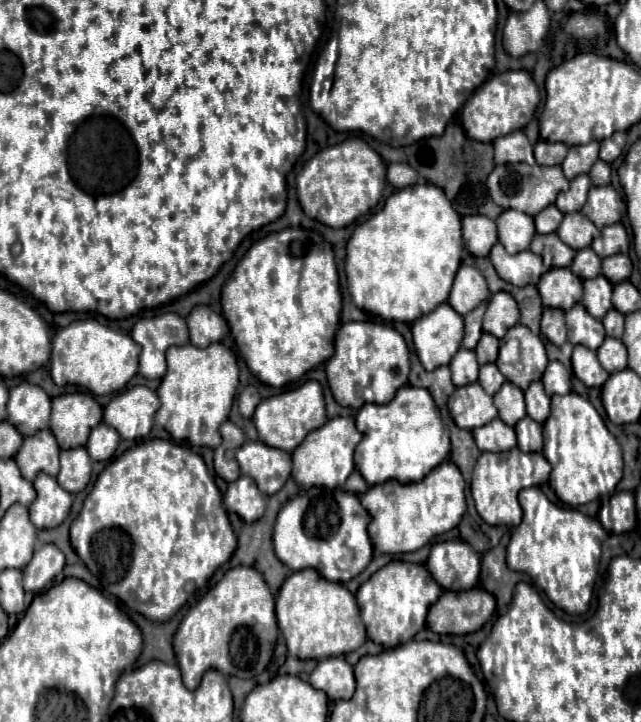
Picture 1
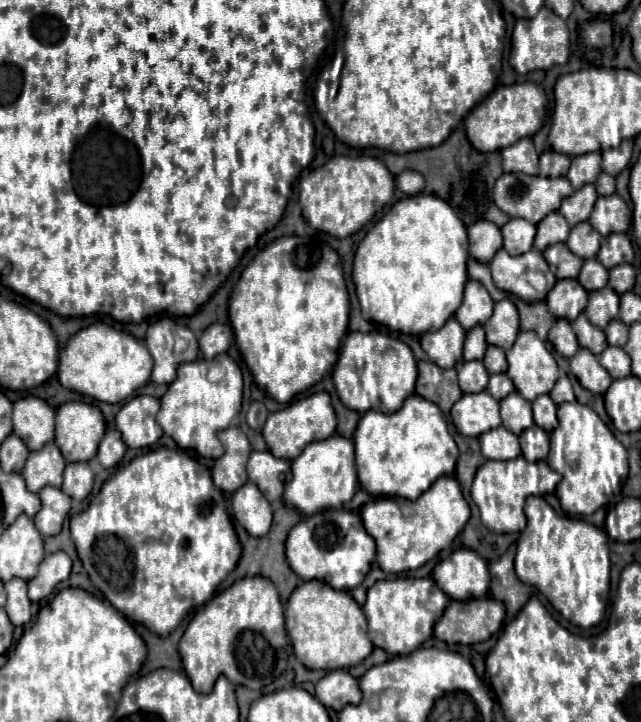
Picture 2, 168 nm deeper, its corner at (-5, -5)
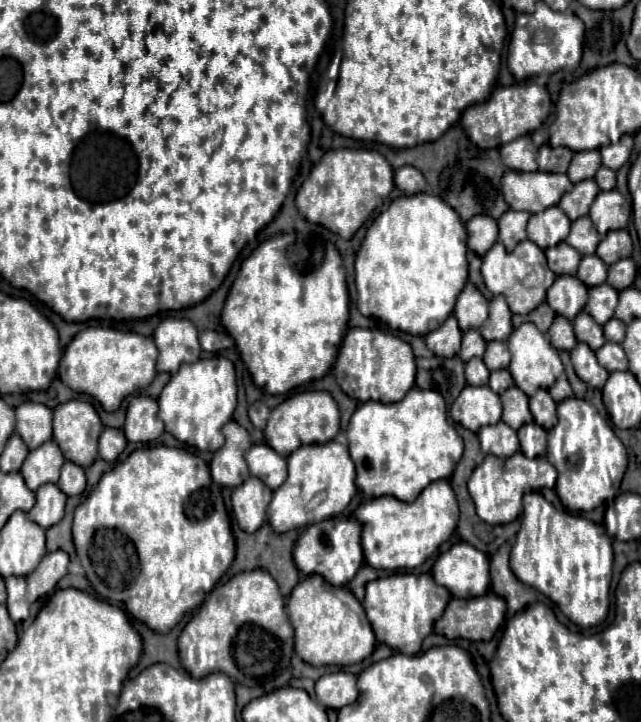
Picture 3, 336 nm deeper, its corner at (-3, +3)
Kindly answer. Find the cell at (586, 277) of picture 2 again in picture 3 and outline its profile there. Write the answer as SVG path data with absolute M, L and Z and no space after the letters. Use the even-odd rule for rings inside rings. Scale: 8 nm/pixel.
M584 256L580 266L578 266L578 274L576 274L586 286L598 286L606 282L606 264L602 264L602 260L598 260L598 256Z

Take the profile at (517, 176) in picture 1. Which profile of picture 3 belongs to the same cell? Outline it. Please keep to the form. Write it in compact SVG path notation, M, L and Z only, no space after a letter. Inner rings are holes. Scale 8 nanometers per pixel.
M508 170L506 176L502 176L502 194L506 204L528 214L536 214L550 206L556 206L562 194L572 186L574 184L566 174Z

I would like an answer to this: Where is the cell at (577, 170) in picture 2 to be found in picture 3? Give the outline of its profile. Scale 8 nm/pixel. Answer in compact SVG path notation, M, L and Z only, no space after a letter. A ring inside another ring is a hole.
M594 150L594 152L576 152L566 174L576 184L580 180L592 178L596 174L596 170L600 168L600 164L602 162L600 162L600 152L598 150Z

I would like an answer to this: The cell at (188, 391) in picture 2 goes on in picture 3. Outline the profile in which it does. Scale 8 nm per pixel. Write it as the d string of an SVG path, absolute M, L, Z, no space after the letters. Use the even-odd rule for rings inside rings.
M212 356L194 364L182 364L158 398L158 418L180 442L198 450L216 452L224 444L220 428L232 418L236 408L236 390L234 364L226 356Z

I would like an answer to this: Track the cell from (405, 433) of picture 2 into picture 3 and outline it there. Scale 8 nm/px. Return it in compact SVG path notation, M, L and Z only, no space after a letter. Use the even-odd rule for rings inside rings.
M412 388L396 404L360 404L348 424L348 448L356 464L356 486L368 498L386 494L412 502L430 482L452 476L464 446L447 420L444 398L436 390Z

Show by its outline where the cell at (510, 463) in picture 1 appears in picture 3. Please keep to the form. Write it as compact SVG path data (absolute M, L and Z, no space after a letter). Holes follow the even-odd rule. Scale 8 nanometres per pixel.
M516 452L508 458L486 456L468 480L468 490L476 504L476 512L488 524L514 522L522 512L522 494L528 490L540 490L540 486L544 486L544 482L540 476L538 460L526 458L522 456L522 452Z

